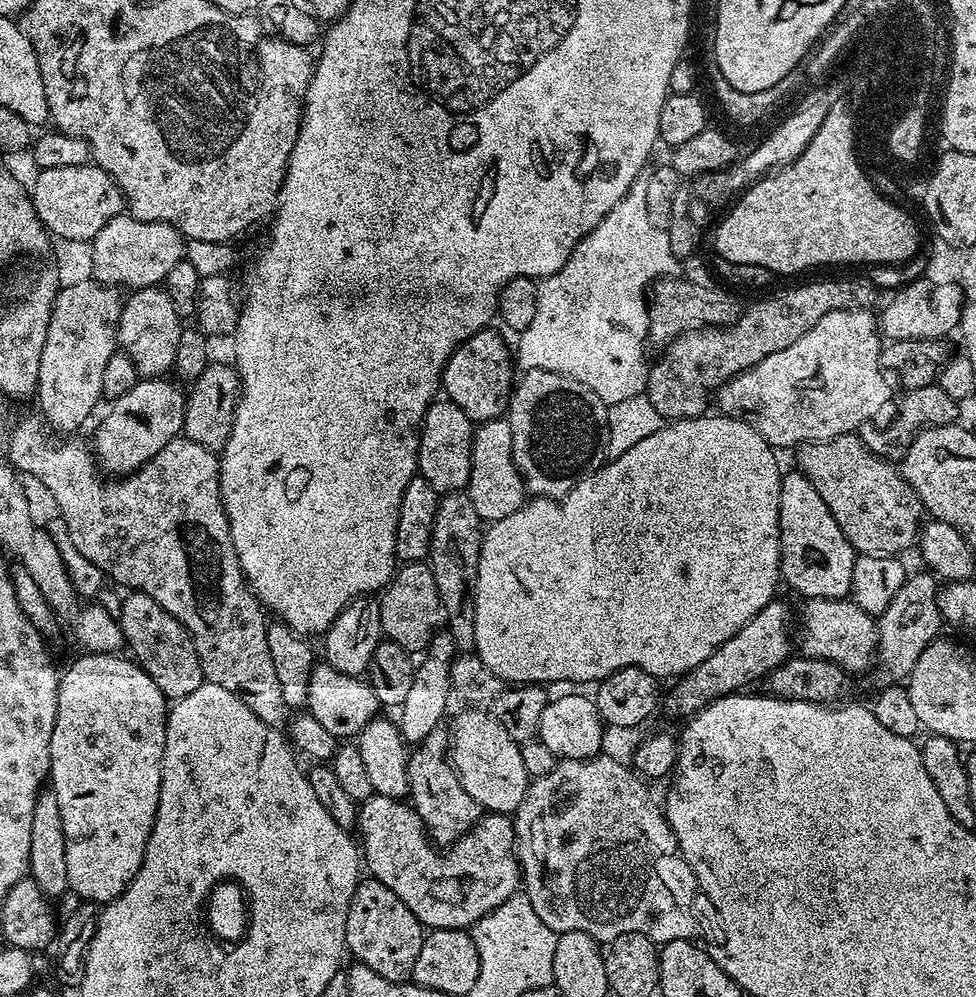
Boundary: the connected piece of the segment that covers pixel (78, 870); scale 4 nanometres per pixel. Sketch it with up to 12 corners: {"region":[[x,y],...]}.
{"region":[[135,659],[59,681],[50,790],[68,887],[144,861],[170,702]]}

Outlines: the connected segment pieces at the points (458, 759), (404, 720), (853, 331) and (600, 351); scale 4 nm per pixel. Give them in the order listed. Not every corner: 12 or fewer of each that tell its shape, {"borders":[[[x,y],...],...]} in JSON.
{"borders":[[[462,710],[449,755],[481,809],[514,814],[530,783],[520,745]],[[437,631],[398,709],[405,744],[441,727],[453,699],[454,638]],[[831,312],[726,381],[776,450],[855,433],[888,400],[878,320]],[[646,179],[539,281],[524,370],[607,405],[648,386],[648,300],[679,277]]]}

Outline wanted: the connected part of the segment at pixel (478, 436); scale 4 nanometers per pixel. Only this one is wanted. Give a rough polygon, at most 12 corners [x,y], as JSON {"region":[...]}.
{"region":[[507,419],[475,425],[466,489],[481,522],[526,502]]}

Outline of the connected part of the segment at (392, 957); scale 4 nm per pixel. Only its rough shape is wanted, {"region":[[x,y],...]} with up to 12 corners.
{"region":[[361,879],[346,948],[387,980],[407,981],[424,925],[390,886]]}

